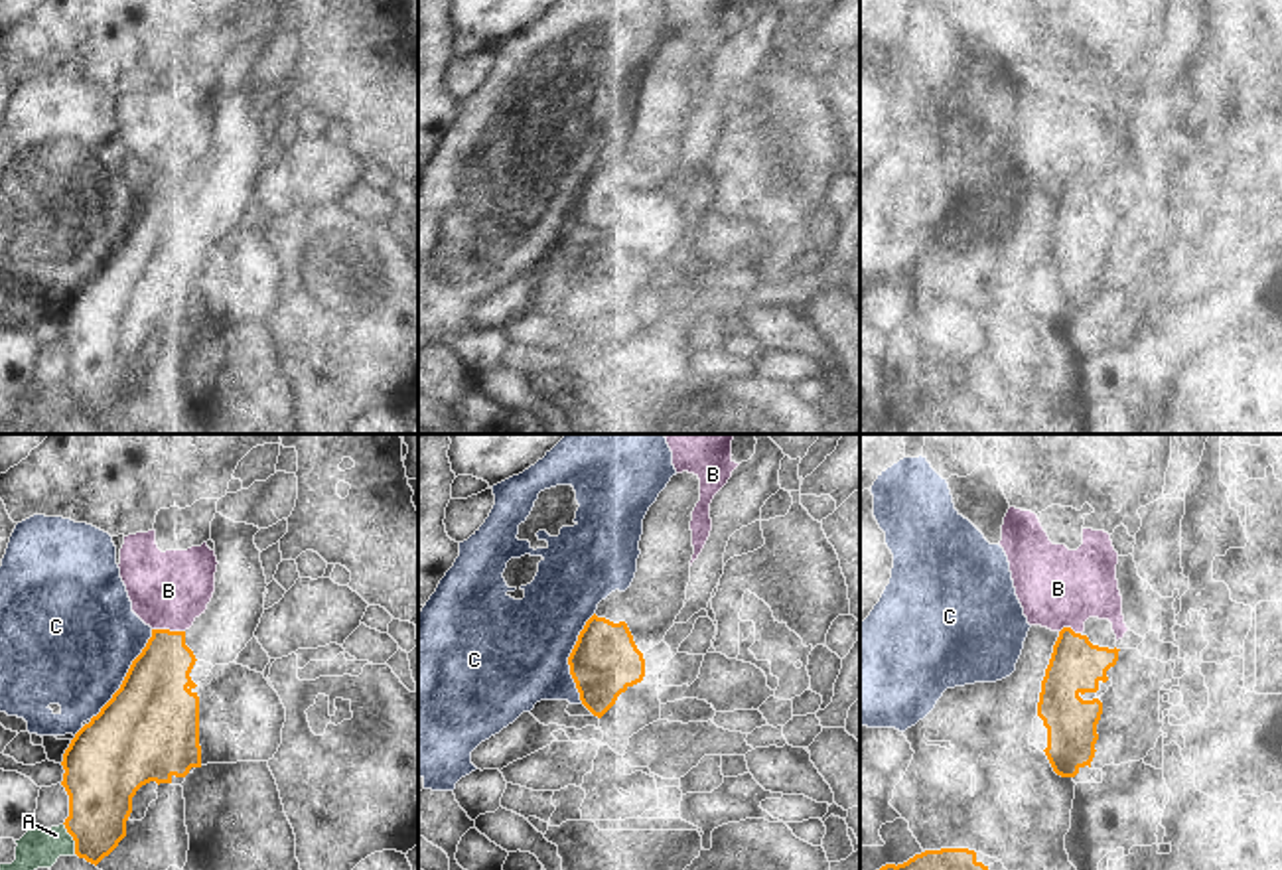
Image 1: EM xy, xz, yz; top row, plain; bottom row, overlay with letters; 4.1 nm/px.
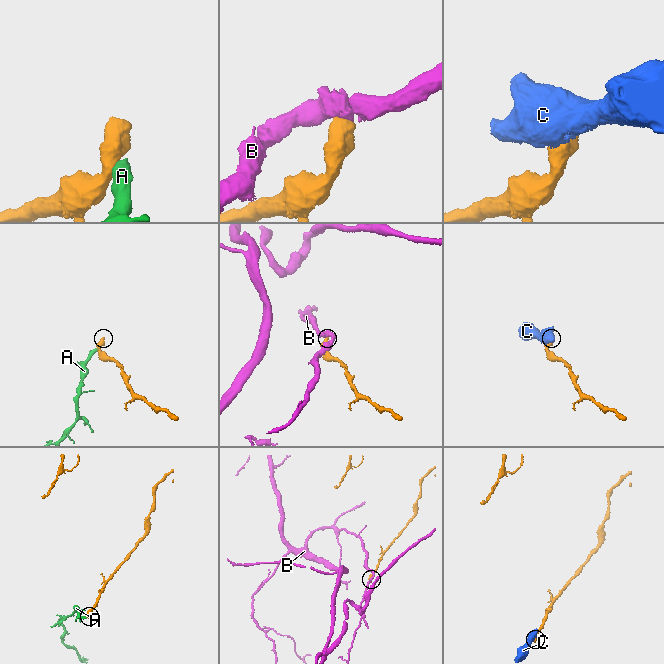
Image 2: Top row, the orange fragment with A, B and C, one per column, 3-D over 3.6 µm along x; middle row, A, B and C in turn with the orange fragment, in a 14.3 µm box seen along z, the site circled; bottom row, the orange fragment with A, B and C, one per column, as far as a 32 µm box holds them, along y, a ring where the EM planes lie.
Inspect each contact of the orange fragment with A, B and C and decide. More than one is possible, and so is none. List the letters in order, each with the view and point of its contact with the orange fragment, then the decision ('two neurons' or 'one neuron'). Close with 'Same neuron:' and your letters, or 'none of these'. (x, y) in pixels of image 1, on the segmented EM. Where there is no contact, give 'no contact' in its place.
A: xy (73, 839) | two neurons
B: xy (168, 630) | two neurons
C: xy (127, 675) | two neurons
Same neuron: none of these

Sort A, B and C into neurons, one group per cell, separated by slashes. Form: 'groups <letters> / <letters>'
groups A / B / C

